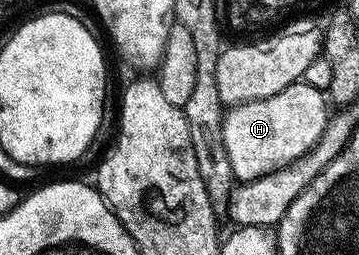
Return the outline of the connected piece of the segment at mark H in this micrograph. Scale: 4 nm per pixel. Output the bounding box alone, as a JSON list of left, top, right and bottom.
[222,79,328,182]

